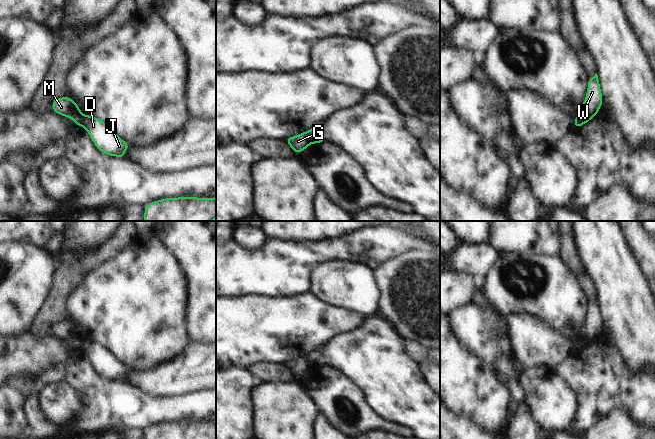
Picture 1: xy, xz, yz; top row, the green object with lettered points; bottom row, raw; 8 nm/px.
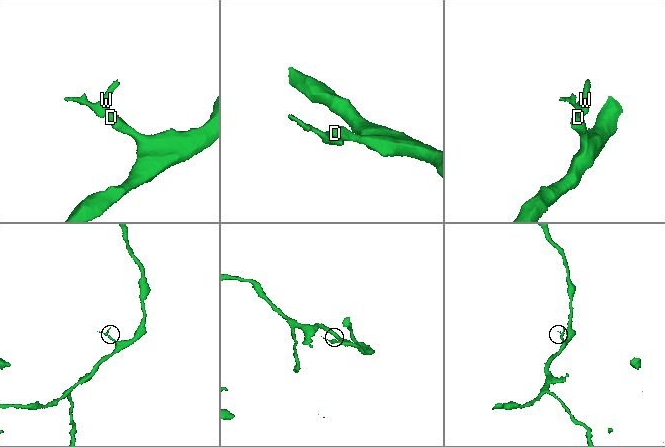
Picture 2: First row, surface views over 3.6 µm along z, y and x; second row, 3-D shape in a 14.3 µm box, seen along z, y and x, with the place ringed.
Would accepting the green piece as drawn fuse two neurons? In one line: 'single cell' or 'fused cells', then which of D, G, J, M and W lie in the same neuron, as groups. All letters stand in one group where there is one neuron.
fused cells; groups D J / G M W

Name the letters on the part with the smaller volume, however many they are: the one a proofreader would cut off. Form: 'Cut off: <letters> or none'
Cut off: G, M, W

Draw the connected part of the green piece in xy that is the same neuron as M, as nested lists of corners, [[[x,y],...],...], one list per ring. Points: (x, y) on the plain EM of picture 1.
[[[63,320],[62,322],[52,324],[52,334],[57,338],[68,341],[74,344],[74,347],[81,350],[84,339],[76,326],[70,321]]]

